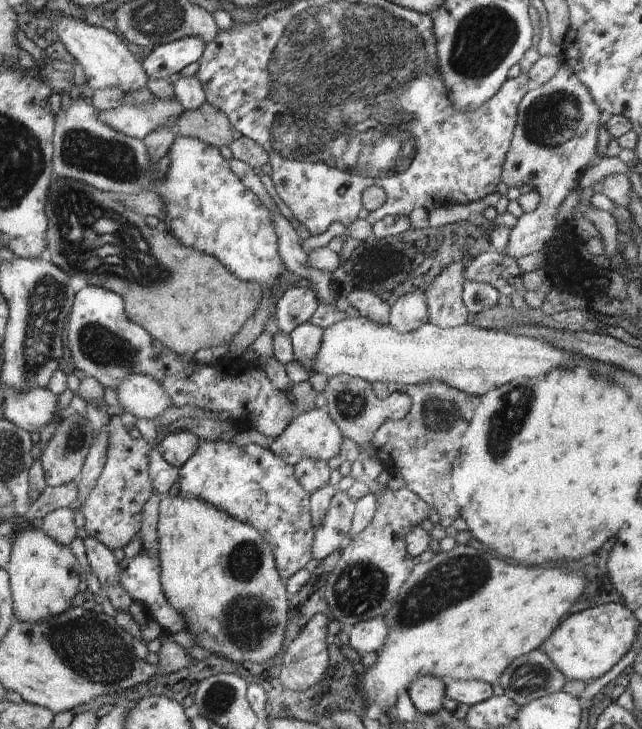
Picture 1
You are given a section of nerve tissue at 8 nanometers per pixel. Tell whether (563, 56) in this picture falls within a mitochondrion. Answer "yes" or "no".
no

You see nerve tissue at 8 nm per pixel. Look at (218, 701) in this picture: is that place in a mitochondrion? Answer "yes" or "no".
yes

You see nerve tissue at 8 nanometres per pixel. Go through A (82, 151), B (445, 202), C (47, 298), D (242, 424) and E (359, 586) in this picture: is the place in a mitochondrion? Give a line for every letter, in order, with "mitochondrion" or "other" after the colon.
A: mitochondrion
B: other
C: mitochondrion
D: other
E: mitochondrion

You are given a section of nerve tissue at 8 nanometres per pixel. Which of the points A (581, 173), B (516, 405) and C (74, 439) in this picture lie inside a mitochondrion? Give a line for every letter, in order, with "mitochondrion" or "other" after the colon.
A: other
B: mitochondrion
C: mitochondrion

